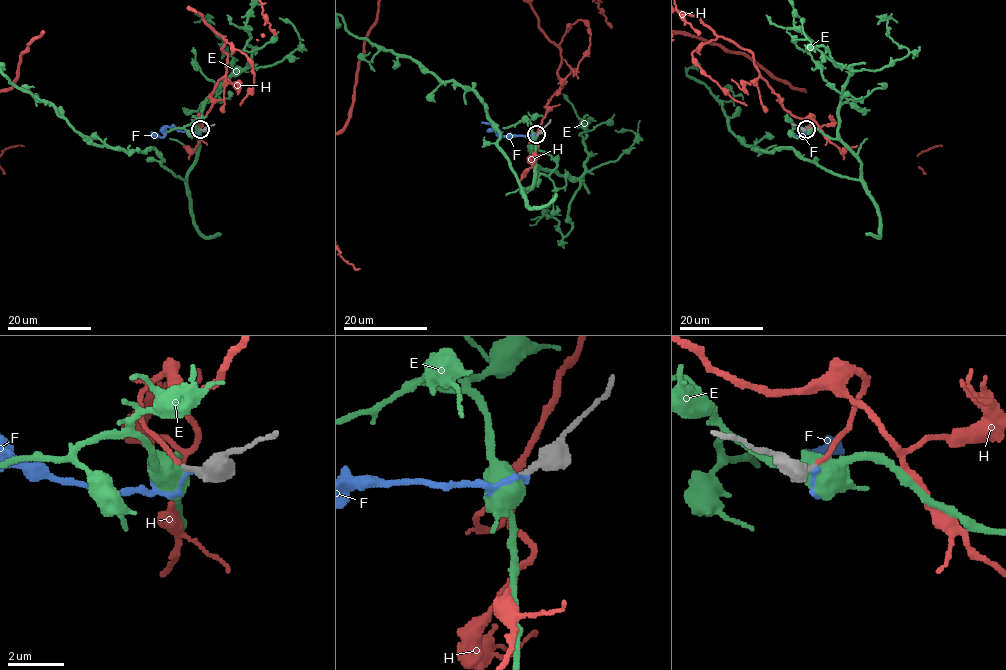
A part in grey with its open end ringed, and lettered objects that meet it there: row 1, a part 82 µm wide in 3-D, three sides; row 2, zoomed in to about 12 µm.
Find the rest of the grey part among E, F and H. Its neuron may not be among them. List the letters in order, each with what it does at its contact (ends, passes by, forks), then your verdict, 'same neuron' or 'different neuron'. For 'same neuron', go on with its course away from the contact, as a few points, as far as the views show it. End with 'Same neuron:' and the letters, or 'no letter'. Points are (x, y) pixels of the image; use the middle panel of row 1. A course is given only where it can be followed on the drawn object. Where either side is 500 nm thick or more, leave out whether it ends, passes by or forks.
E: different neuron
F: it ends | different neuron
H: it ends | same neuron
Same neuron: H

